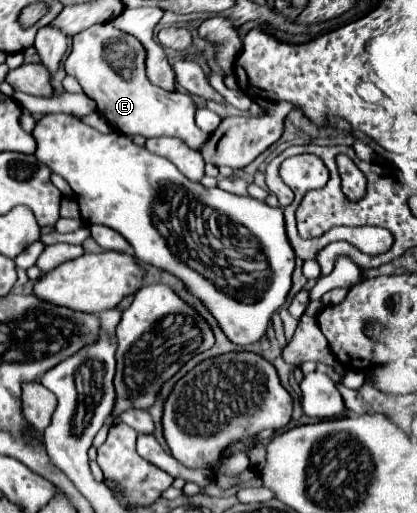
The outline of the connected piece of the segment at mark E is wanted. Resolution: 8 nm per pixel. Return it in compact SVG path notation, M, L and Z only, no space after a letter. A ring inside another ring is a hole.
M108 22L90 26L72 38L72 50L64 60L64 70L66 74L74 76L80 82L84 94L96 102L98 112L118 132L154 138L154 114L160 114L162 116L160 130L164 136L176 136L192 150L200 150L200 146L208 140L208 134L204 134L194 124L196 102L192 100L190 94L166 92L154 86L146 78L144 58L146 50L140 44L140 40L114 28Z

